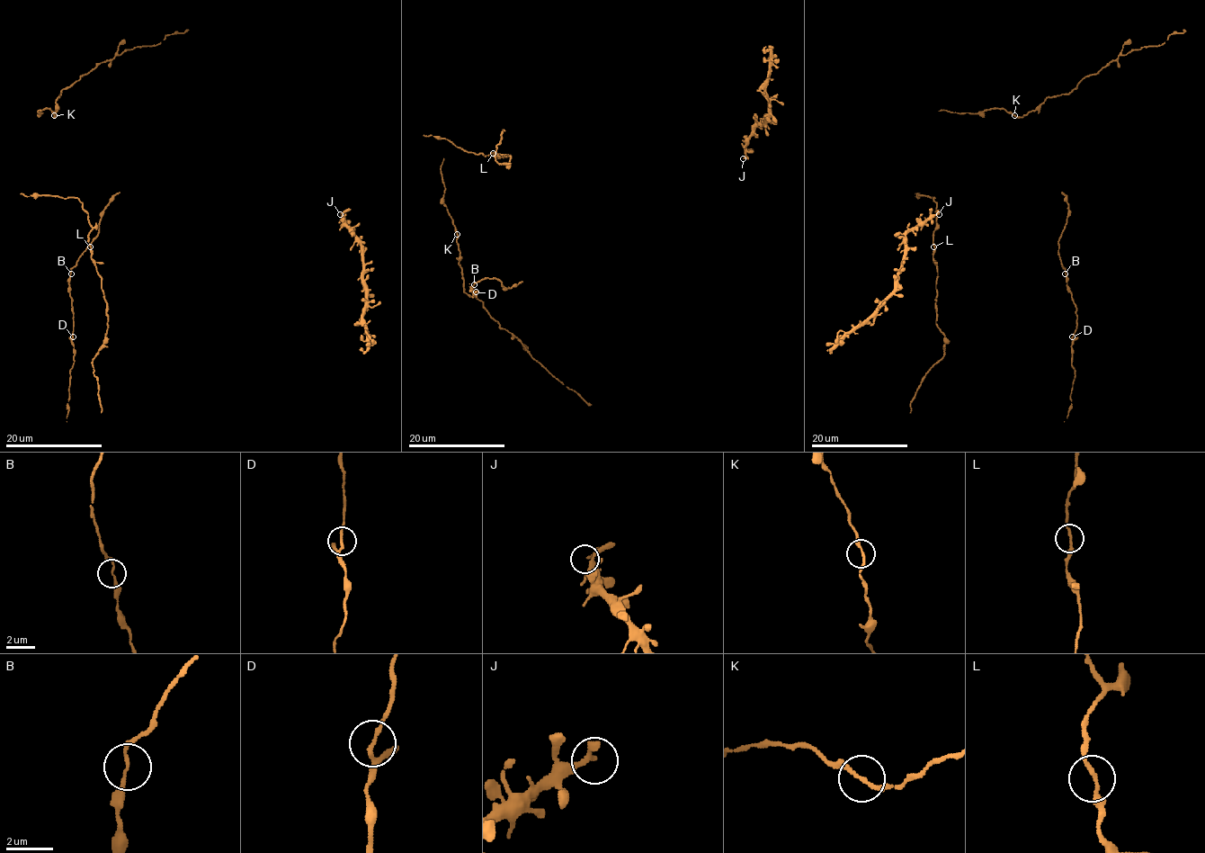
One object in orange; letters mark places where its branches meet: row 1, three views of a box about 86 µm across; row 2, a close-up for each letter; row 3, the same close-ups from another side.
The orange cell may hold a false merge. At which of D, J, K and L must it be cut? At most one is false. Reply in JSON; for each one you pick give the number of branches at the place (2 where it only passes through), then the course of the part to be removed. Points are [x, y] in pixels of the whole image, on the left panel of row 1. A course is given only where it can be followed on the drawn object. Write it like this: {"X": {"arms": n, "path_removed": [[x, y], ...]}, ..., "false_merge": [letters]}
{"false_merge": []}

